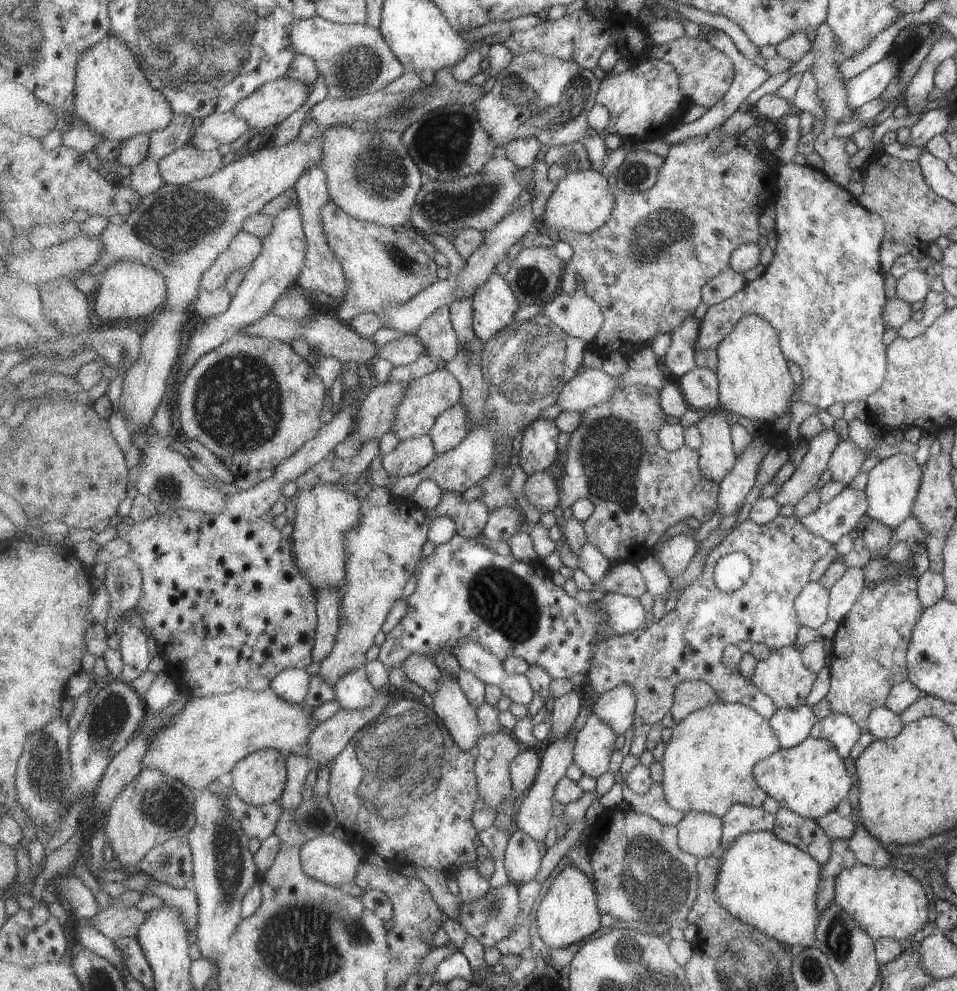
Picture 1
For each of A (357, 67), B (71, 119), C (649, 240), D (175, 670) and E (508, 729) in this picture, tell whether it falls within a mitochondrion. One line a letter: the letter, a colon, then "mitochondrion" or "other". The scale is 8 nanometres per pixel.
A: mitochondrion
B: other
C: mitochondrion
D: other
E: other

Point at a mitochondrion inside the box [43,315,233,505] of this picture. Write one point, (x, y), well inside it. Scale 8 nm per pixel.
(169, 485)

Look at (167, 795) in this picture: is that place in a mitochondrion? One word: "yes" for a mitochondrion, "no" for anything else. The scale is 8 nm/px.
yes

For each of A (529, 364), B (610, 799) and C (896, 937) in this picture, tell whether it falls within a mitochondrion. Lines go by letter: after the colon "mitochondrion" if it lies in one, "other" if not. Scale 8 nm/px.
A: mitochondrion
B: other
C: other

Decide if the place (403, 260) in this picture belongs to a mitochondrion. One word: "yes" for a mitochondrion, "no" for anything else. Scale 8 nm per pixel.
yes

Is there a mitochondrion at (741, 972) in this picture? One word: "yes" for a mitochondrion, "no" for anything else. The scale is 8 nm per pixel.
yes

